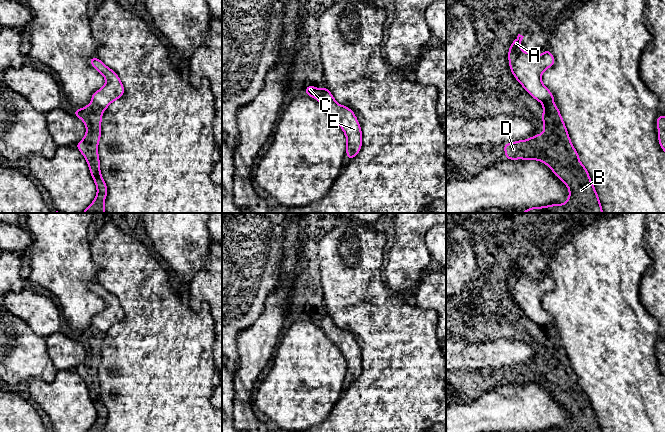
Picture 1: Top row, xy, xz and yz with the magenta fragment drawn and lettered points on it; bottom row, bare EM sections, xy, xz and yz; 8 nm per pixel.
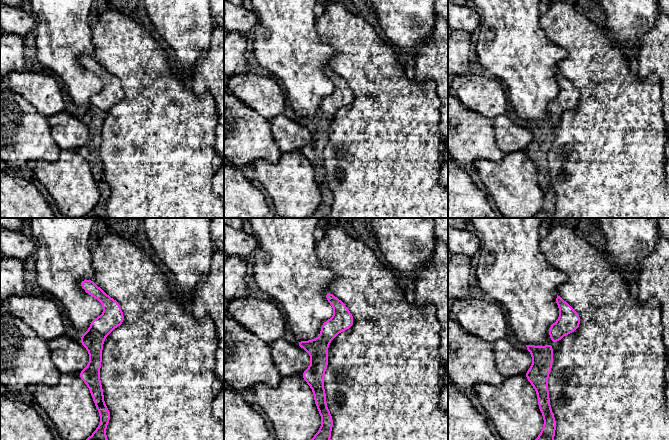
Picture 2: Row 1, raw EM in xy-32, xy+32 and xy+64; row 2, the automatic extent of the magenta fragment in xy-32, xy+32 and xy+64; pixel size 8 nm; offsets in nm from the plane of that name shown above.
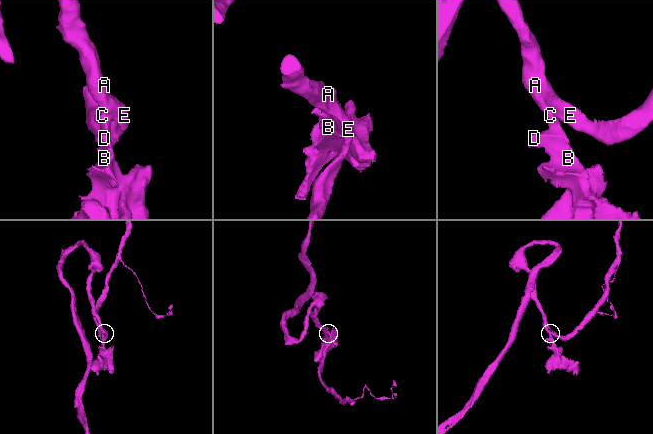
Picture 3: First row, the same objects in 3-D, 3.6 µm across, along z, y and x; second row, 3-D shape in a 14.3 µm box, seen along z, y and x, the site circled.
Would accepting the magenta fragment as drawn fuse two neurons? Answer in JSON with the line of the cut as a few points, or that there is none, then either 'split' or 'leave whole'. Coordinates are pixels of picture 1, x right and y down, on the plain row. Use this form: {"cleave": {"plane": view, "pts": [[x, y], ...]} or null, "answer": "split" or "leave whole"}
{"cleave": {"plane": "xy", "pts": [[91, 326], [96, 328], [102, 335]]}, "answer": "split"}

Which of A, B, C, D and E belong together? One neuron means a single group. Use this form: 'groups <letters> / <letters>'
groups A E / B C D

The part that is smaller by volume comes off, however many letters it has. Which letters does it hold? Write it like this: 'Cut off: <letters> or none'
Cut off: B, C, D

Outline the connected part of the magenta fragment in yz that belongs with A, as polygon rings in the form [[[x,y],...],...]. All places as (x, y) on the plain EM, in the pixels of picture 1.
[[[518,258],[508,275],[510,294],[522,311],[538,326],[554,327],[553,317],[542,306],[542,297],[553,291],[555,282],[550,274],[544,274],[541,279],[525,276],[520,272],[524,260]]]

